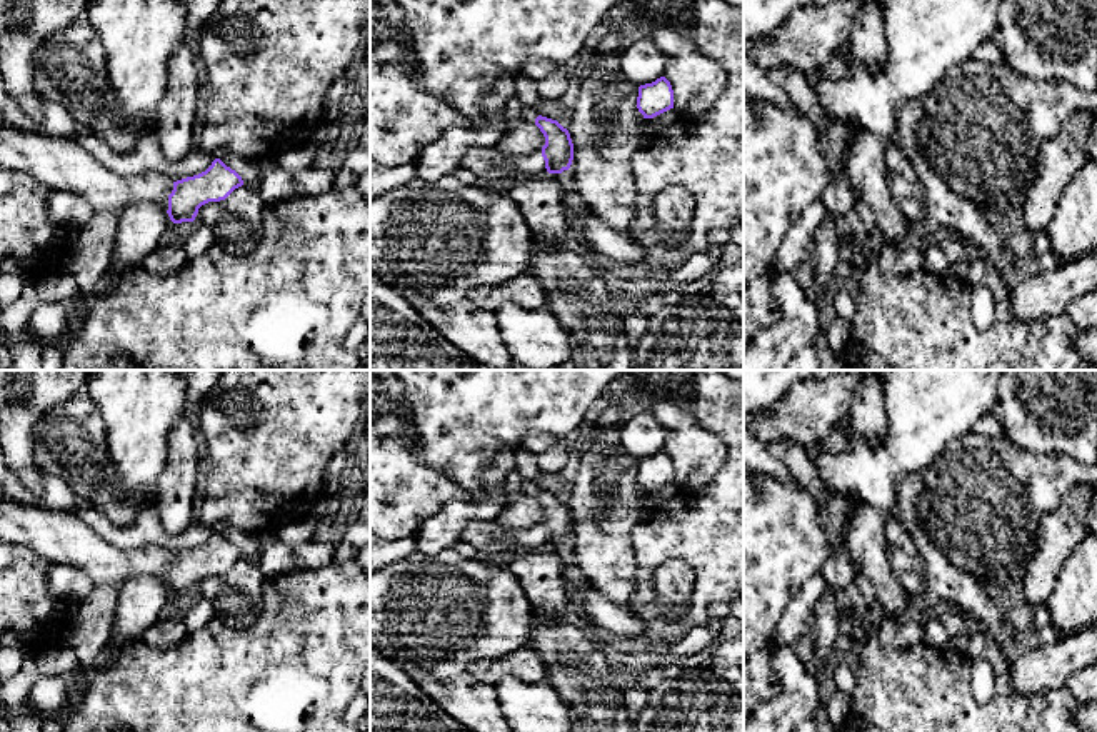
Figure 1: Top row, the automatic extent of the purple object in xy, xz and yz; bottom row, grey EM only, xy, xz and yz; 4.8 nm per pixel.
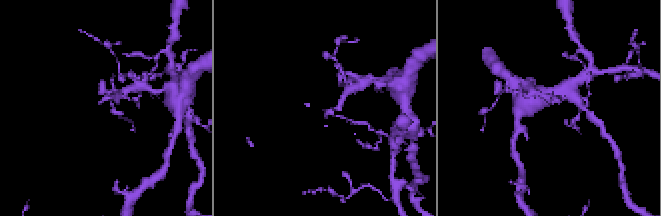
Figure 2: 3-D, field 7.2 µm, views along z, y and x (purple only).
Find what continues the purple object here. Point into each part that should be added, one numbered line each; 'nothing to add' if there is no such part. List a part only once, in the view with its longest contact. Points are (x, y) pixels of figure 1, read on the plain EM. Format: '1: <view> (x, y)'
1: xy (57, 537)

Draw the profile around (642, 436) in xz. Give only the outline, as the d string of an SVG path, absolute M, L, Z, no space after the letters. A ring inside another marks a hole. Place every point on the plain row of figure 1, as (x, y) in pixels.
M647 410L620 424L620 440L627 454L640 460L664 450L665 430Z

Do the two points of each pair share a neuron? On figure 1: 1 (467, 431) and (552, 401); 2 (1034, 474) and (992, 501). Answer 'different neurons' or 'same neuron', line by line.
1: same neuron
2: same neuron

